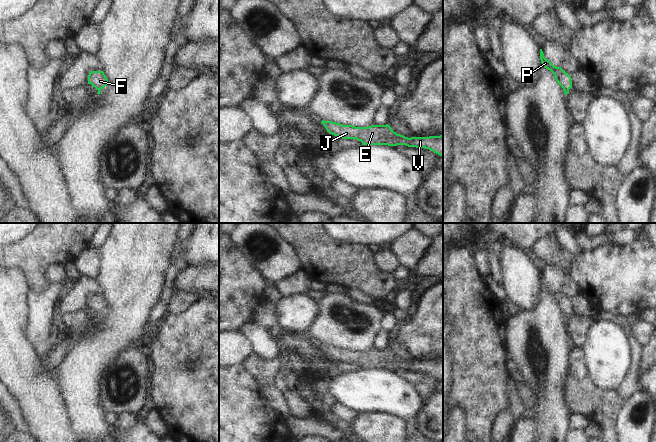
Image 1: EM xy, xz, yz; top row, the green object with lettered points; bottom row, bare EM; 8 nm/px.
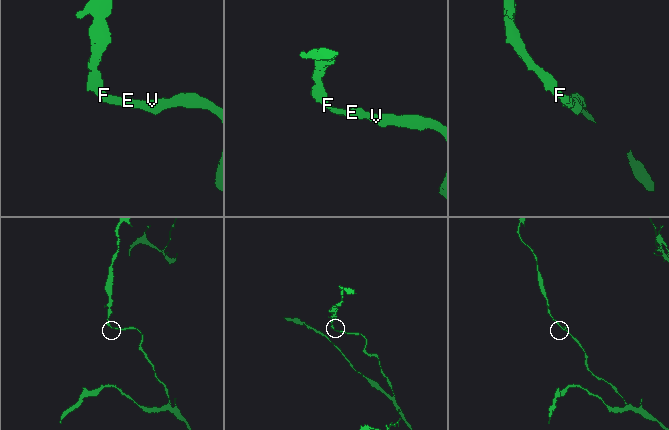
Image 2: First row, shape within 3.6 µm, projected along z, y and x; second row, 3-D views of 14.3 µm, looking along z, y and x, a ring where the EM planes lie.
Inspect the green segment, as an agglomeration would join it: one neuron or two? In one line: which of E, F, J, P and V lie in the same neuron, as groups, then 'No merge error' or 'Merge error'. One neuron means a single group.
Groups: E F J P V. No merge error

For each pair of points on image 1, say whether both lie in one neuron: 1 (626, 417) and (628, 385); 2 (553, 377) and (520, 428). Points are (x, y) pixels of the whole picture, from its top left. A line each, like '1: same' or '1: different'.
1: different
2: different

